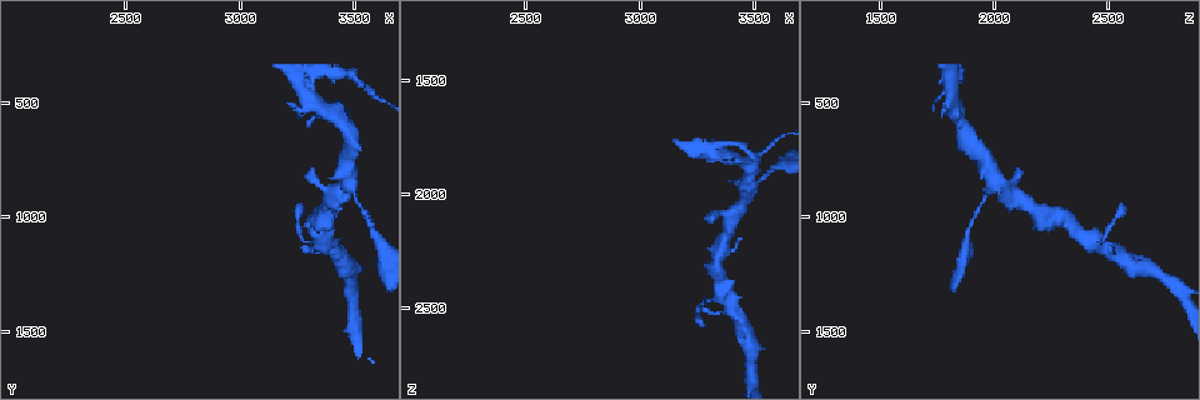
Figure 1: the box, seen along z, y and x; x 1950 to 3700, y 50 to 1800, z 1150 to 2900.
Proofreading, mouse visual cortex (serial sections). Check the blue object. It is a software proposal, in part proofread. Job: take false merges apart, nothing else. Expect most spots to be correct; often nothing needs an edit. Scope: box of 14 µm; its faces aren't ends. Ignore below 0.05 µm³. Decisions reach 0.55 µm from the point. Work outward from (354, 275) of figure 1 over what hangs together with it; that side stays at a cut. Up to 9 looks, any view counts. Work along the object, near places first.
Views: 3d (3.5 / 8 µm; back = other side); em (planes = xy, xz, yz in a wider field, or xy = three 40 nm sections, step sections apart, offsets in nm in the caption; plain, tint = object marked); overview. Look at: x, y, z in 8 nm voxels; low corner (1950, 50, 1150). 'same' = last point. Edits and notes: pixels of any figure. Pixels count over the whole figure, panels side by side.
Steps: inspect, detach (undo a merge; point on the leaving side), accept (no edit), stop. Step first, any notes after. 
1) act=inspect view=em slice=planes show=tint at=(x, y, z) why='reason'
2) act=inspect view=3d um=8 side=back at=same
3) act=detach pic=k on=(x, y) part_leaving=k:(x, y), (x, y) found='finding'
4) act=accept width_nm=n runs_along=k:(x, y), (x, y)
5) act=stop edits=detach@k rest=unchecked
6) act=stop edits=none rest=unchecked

act=inspect view=3d um=3.5 at=(3340, 1100, 2450) why='sudden change in width'

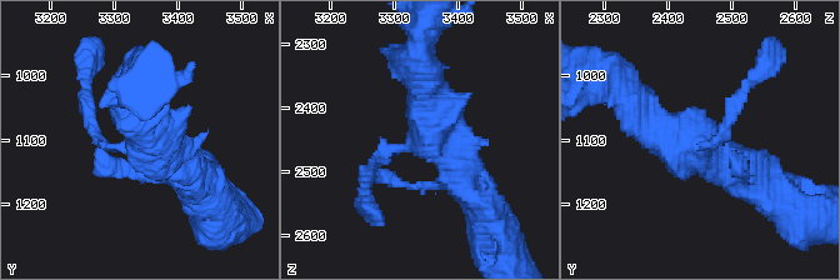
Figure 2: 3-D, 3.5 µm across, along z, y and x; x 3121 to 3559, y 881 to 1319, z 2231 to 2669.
act=inspect view=em slice=xy step=2 show=tint at=(3335, 1110, 2455) arms=3 arm_widths_nm=150,450,450

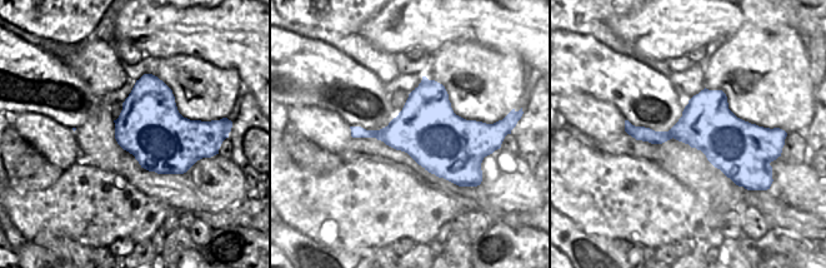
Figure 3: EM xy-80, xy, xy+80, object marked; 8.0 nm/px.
act=accept runs_along=2:(755, 184), (660, 134), (634, 99) found='continuous, no second cell'

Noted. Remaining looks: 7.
act=inspect view=em slice=xy step=5 show=tint at=(3360, 1010, 2230) why='branch point'

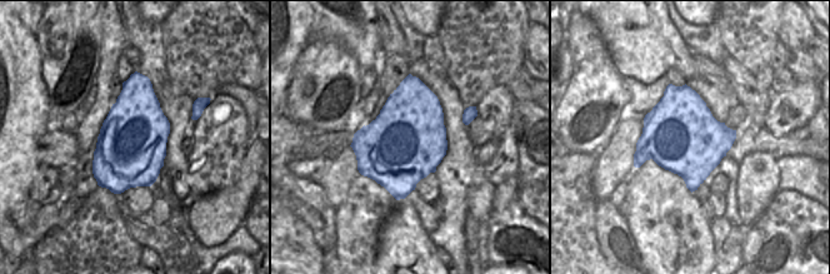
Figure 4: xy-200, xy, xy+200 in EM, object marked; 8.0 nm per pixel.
act=inspect view=3d um=3.5 side=back at=same why='see where the arms go'

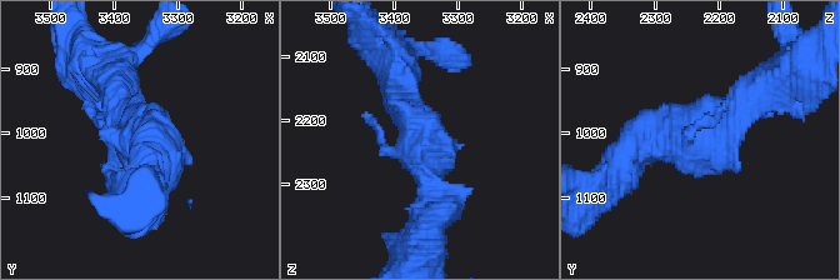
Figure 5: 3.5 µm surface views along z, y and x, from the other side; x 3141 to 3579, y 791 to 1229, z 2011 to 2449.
act=accept runs_along=5:(624, 156), (761, 91) found='continuous, no second cell'

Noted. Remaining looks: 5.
act=inspect view=3d um=3.5 side=back at=(3480, 840, 2000) why='calibre changes'

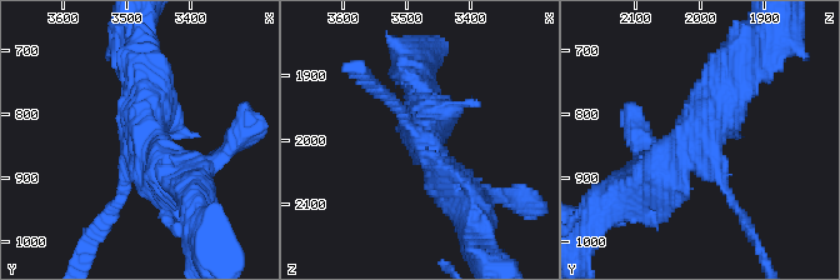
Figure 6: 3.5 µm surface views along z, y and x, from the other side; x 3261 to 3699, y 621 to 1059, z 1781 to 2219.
act=inspect view=em slice=xy step=5 show=tint at=(3470, 835, 2010)

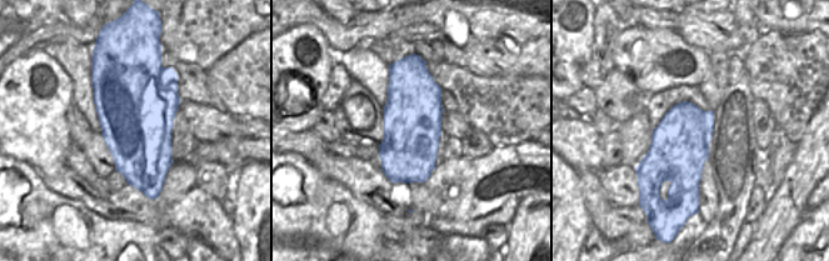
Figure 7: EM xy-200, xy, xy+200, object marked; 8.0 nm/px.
act=accept runs_along=6:(644, 181), (708, 120), (736, 63) found='continuous, no second cell'

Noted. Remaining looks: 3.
act=inspect view=em slice=planes show=tint at=(3280, 350, 1790) why='abrupt turn'

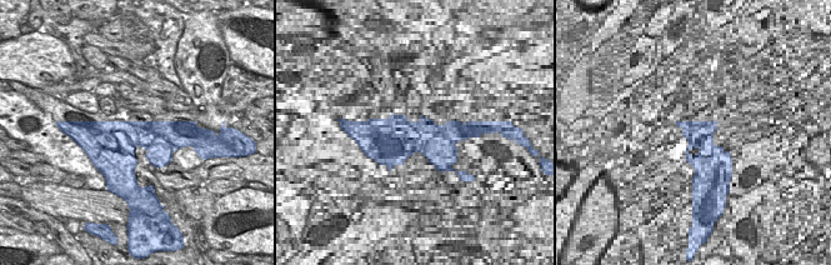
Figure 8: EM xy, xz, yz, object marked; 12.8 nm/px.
act=inspect view=3d um=3.5 at=same

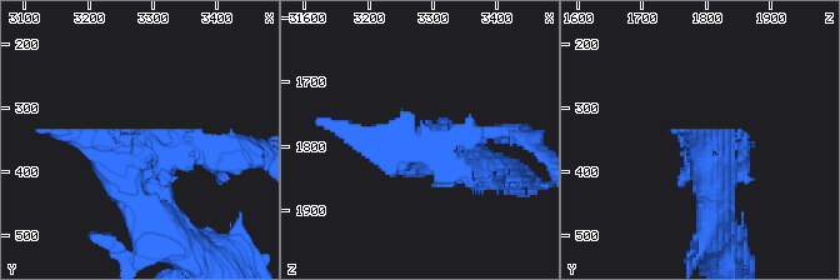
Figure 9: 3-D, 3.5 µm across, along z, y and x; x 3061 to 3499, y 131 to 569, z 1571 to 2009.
act=detach pic=9 on=(195, 160) border=8:(140, 121), (145, 131), (139, 144) found='a second cell is stuck on'

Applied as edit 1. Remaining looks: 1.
act=stop edits=detach@9 rest=unchecked

